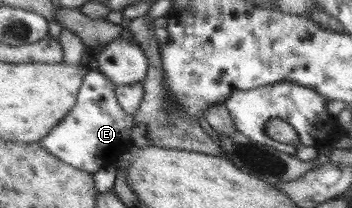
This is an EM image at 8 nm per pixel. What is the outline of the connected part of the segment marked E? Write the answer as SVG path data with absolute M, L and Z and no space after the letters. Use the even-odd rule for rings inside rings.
M92 66L88 75L82 81L82 87L78 90L74 107L39 142L40 146L60 161L65 161L67 164L73 165L82 171L90 172L91 174L96 173L96 171L103 167L114 165L132 146L131 133L134 123L133 114L126 113L120 107L115 96L115 87L115 84L109 78L106 78Z

